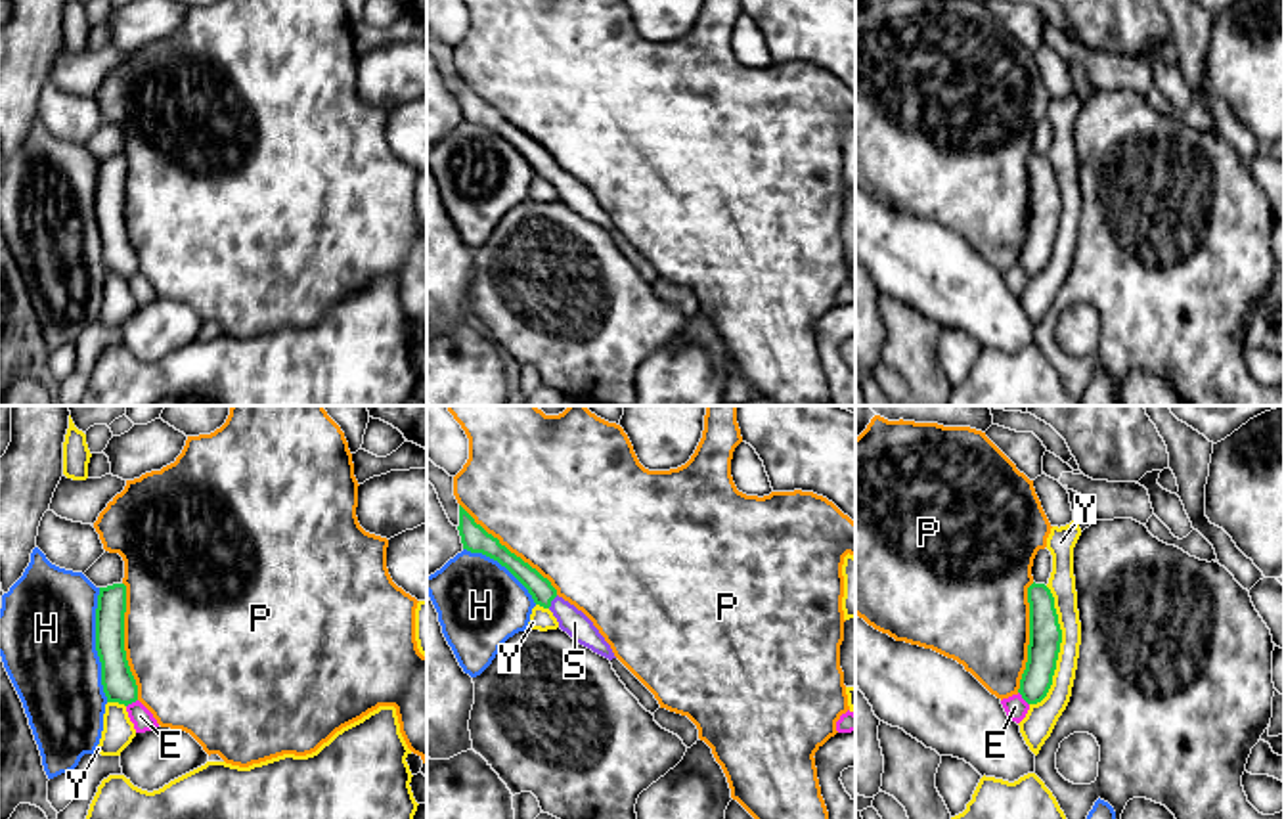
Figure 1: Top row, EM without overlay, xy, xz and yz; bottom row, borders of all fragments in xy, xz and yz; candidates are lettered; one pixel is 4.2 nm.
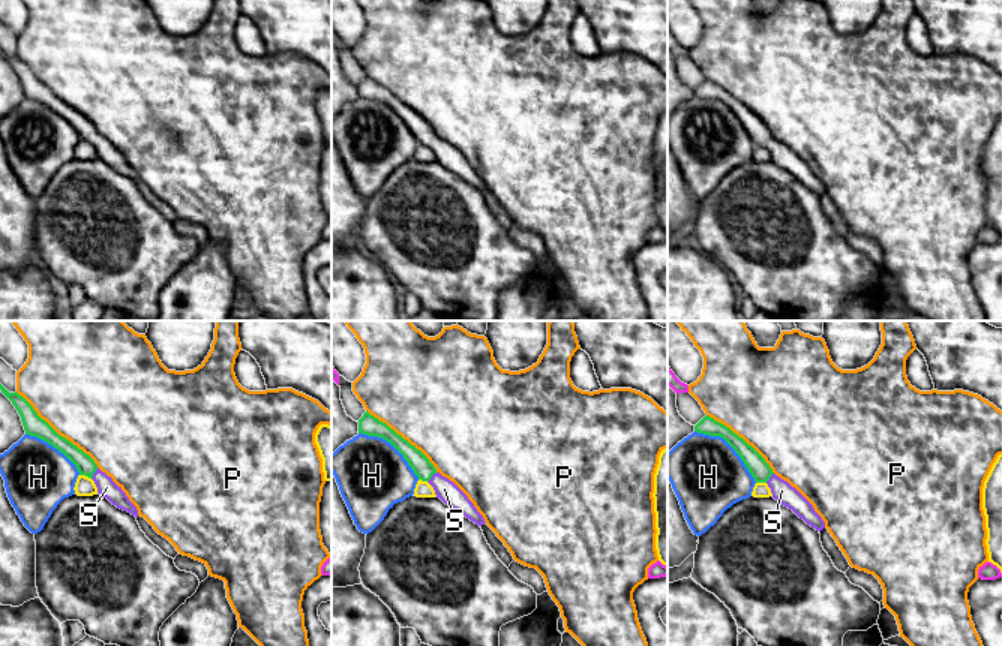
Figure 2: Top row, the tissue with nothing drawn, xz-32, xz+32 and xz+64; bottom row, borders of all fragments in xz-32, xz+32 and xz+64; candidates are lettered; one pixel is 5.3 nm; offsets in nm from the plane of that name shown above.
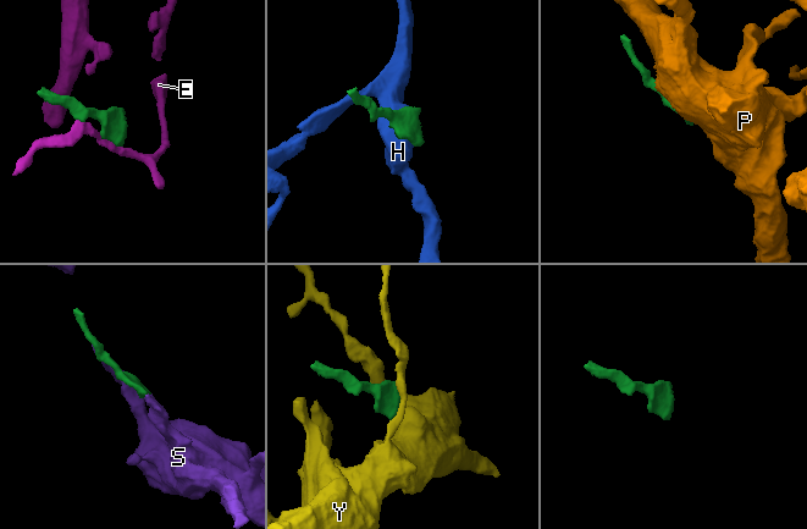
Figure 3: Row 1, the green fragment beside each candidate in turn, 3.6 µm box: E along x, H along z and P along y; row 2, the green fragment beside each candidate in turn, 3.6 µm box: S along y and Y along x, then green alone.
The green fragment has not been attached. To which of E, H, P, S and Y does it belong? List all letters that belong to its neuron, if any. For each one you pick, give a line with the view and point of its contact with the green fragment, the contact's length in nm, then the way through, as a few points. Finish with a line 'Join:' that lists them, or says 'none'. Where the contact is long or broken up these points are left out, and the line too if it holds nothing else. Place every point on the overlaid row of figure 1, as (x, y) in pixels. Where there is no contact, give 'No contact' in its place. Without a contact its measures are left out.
S: Touches green at xz (552, 599). Shared border 70 nm. Path across: xz (540, 588), (552, 599), (575, 622)
Join: S

